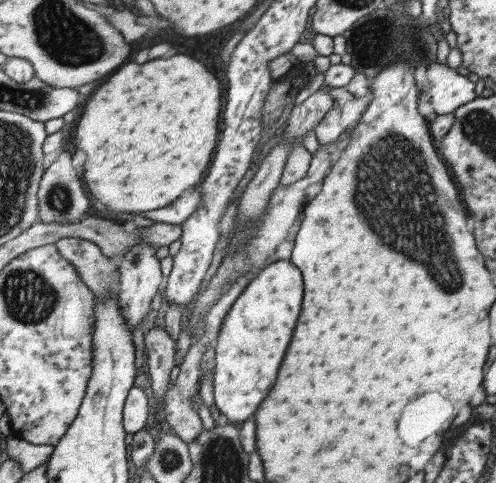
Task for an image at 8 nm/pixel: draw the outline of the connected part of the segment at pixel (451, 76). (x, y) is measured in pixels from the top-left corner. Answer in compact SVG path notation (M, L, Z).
M436 61L428 65L428 69L426 70L426 82L425 92L428 94L430 106L434 108L434 112L437 116L453 113L459 106L467 102L472 102L476 98L476 92L474 91L475 84L472 83L468 77L458 74L456 69L449 68L447 64Z

